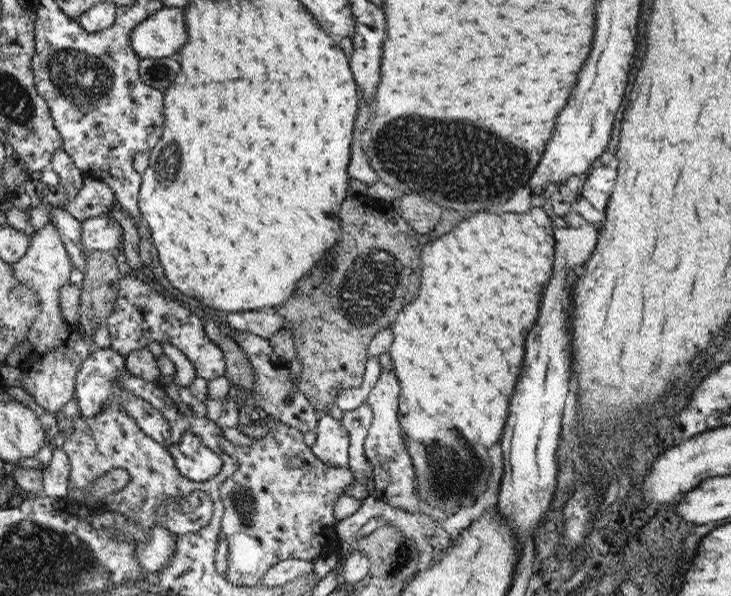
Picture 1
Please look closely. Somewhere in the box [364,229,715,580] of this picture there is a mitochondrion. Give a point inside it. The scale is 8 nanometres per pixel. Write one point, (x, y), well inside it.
(454, 472)

